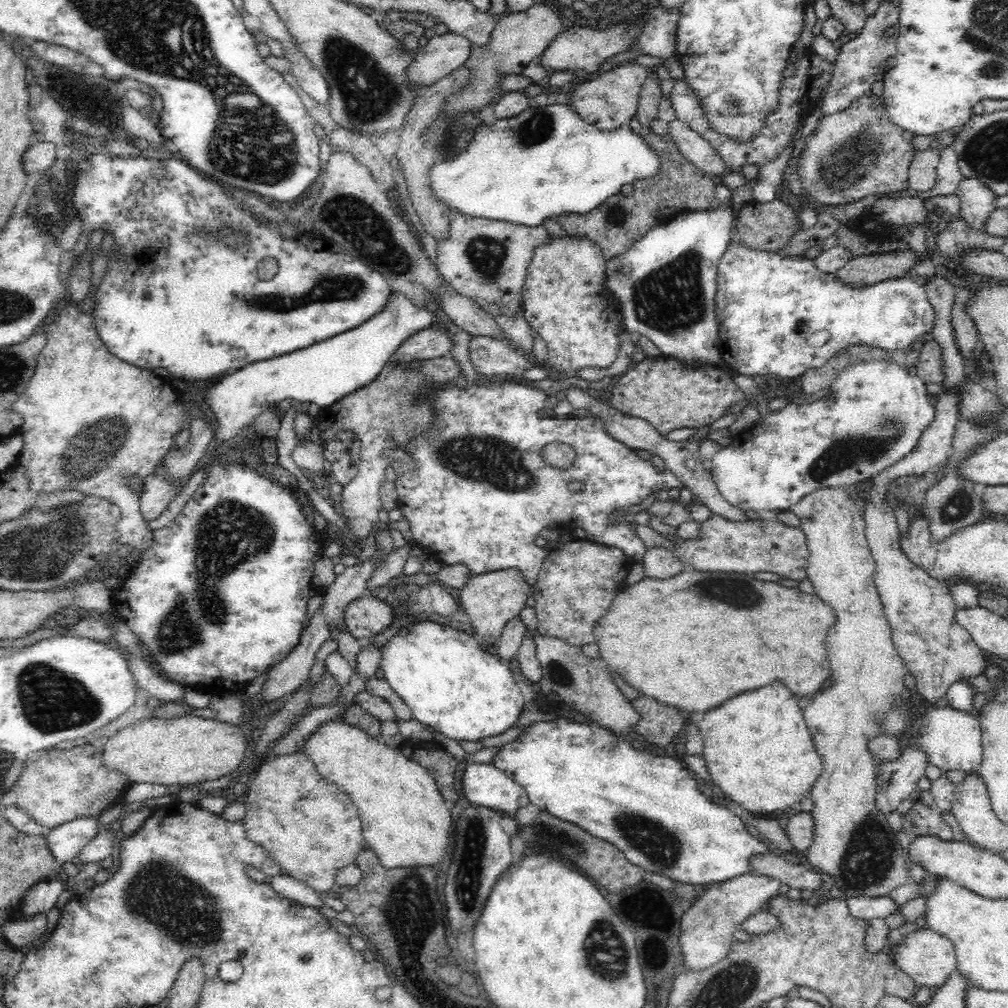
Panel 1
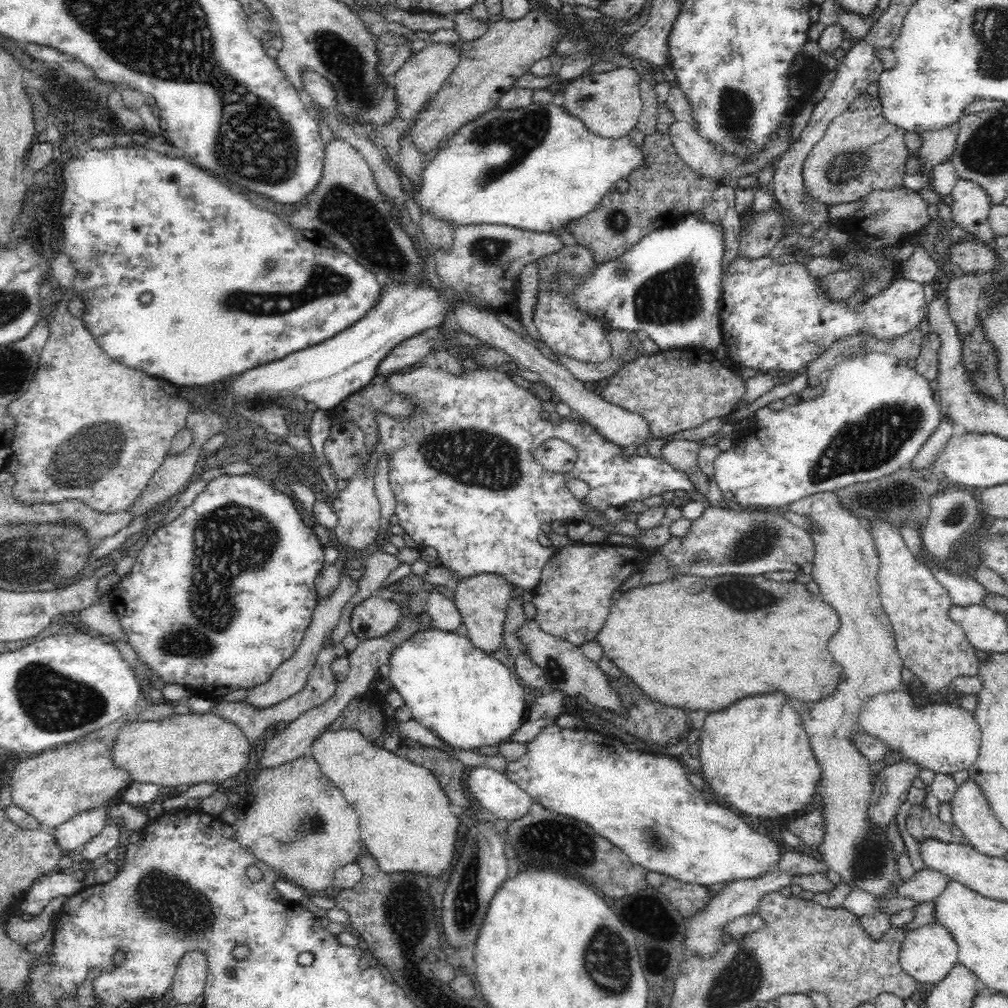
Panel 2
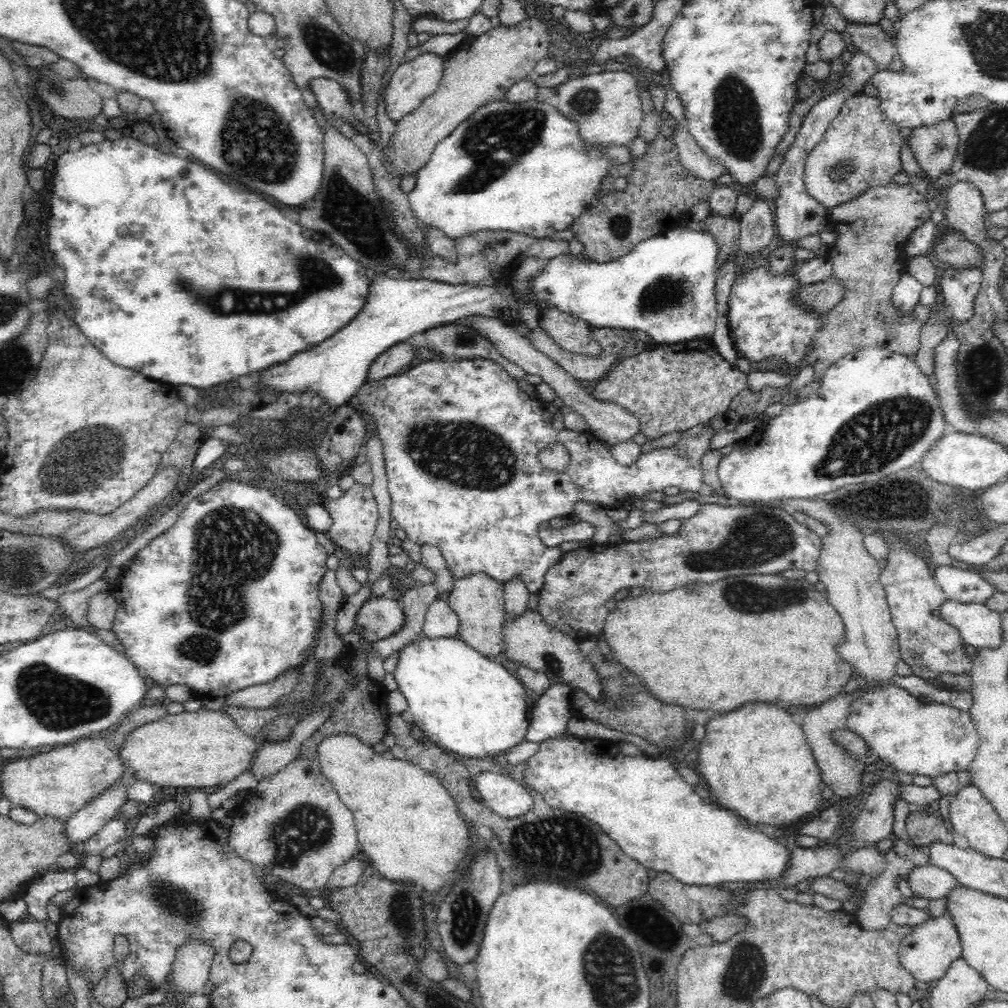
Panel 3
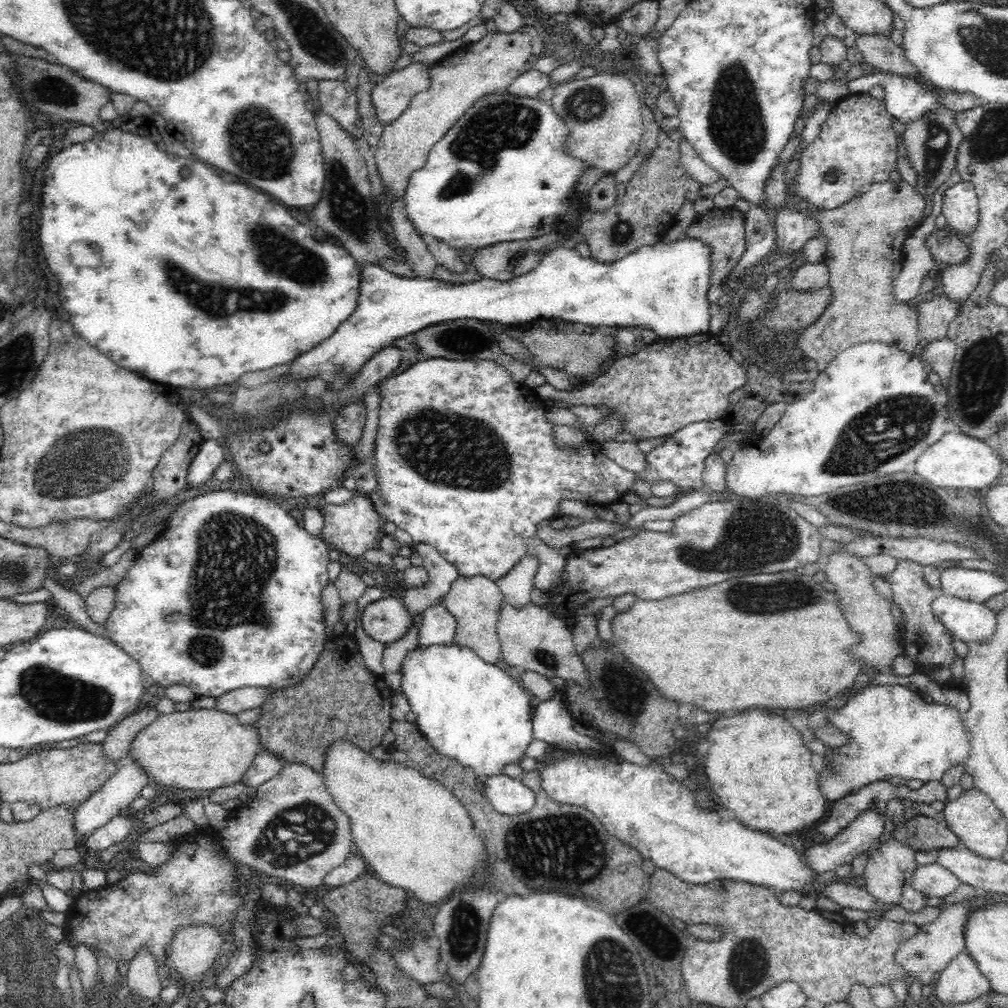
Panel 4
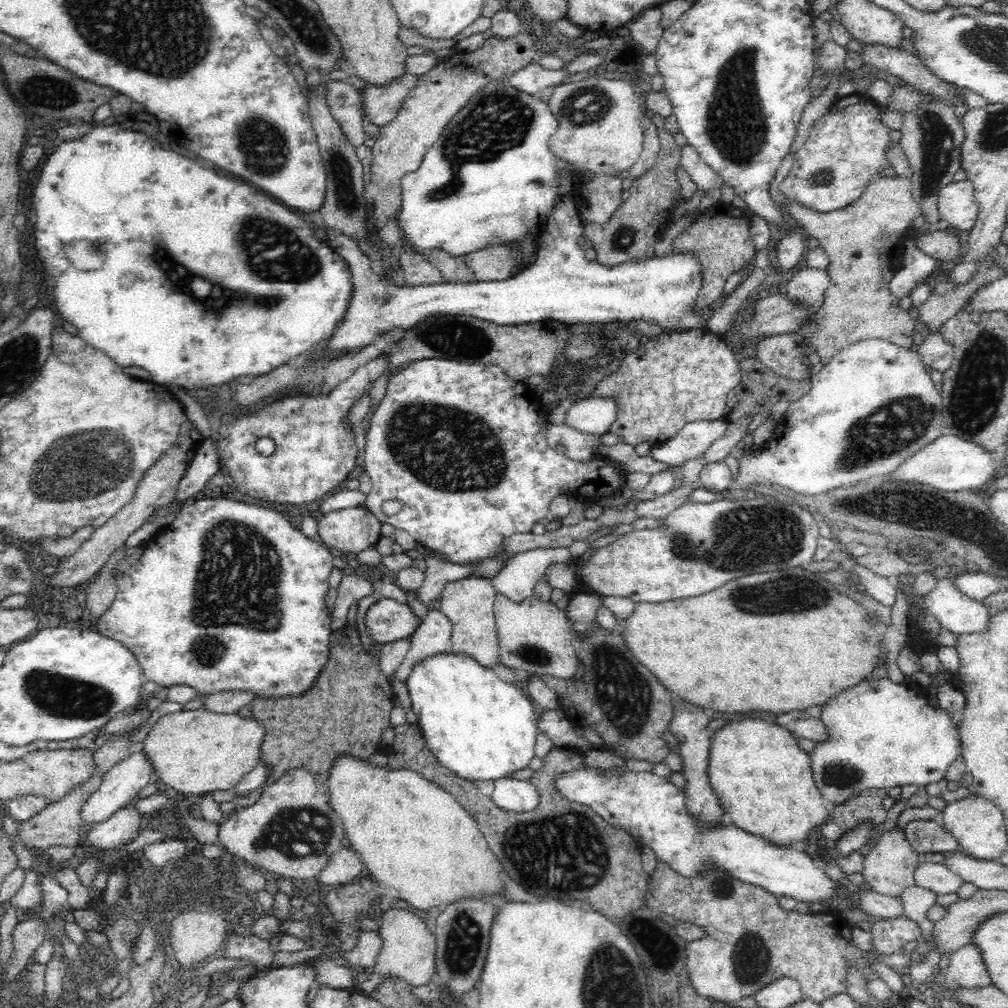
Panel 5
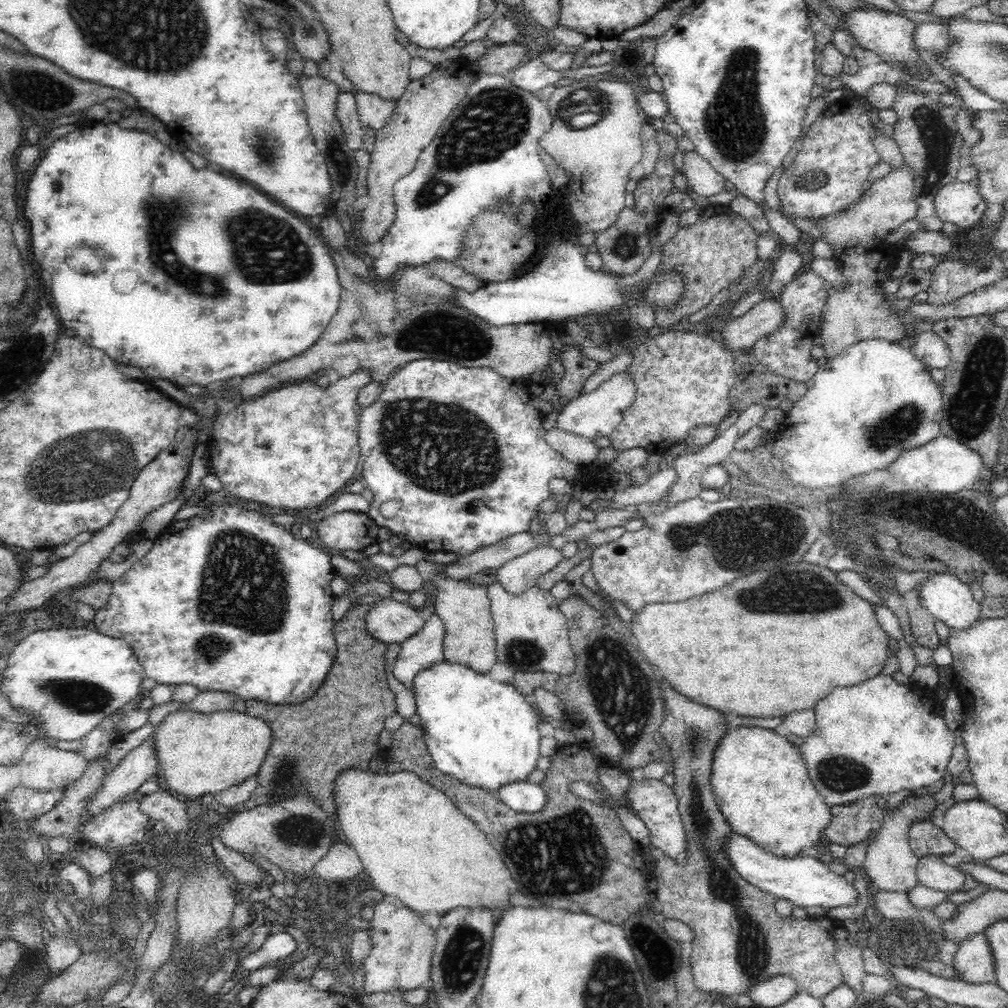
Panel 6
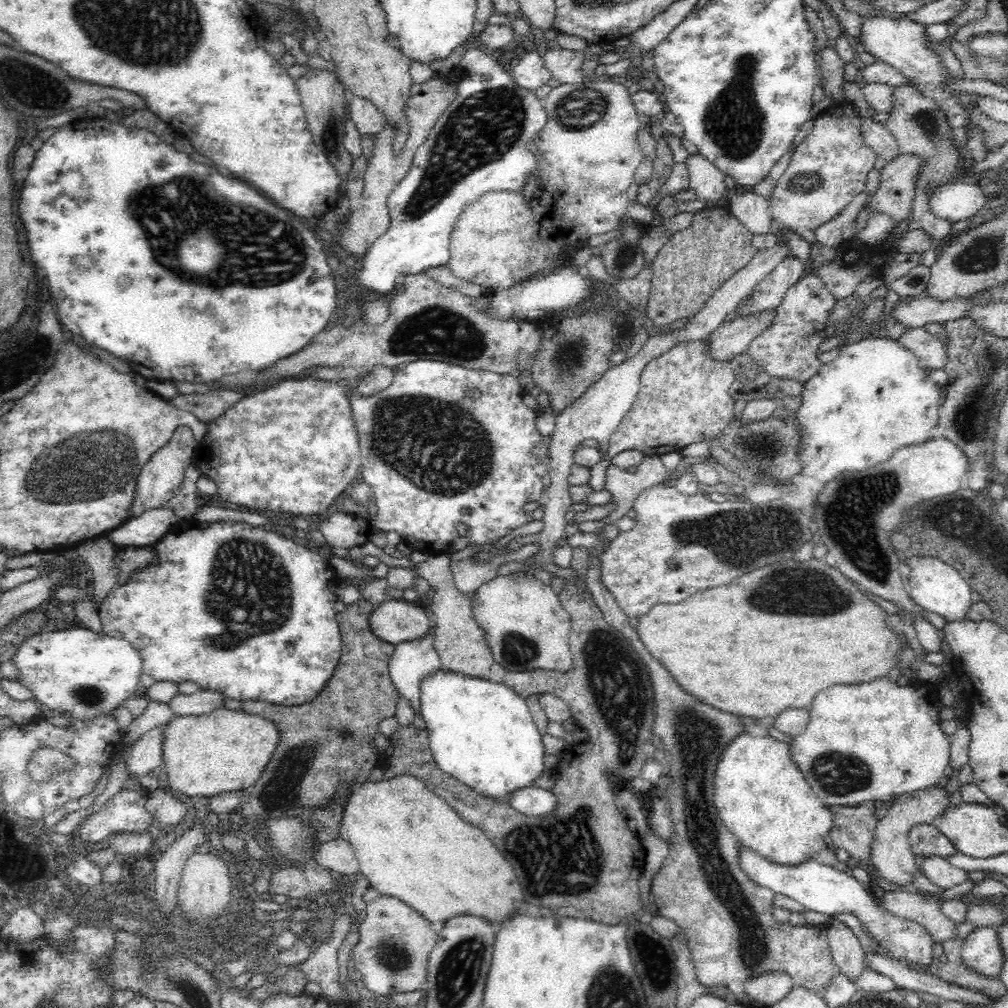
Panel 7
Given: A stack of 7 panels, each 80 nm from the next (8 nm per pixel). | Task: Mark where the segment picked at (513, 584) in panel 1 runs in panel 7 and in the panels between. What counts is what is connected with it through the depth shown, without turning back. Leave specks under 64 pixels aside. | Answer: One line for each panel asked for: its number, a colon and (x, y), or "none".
2: (482, 599)
3: (478, 600)
4: (475, 601)
5: (468, 603)
6: (464, 607)
7: (460, 641)

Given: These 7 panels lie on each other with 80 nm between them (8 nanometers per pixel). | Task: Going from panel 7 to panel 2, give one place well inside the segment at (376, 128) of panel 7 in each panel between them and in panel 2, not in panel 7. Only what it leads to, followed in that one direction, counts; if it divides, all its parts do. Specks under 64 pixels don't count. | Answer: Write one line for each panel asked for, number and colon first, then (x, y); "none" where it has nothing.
2: (423, 74)
3: (415, 79)
4: (390, 98)
5: (381, 103)
6: (375, 111)

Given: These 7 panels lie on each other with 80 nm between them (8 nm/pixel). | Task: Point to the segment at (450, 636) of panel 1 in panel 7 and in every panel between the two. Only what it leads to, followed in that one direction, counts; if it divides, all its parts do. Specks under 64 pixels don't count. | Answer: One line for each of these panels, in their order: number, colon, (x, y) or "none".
2: (467, 698)
3: (464, 702)
4: (474, 713)
5: (476, 724)
6: (485, 733)
7: (480, 732)

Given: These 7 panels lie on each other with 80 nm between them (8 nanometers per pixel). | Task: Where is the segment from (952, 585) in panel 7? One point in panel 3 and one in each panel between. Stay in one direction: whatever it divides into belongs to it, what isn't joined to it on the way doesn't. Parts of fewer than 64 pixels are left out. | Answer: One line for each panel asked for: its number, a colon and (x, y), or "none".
3: (980, 627)
4: (969, 621)
5: (959, 614)
6: (943, 595)

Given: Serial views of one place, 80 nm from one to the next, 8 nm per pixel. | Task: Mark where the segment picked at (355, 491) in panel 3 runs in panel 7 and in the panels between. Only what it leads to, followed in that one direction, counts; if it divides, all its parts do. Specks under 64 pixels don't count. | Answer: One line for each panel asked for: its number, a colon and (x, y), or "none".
4: (351, 527)
5: (353, 529)
6: (343, 531)
7: (342, 530)

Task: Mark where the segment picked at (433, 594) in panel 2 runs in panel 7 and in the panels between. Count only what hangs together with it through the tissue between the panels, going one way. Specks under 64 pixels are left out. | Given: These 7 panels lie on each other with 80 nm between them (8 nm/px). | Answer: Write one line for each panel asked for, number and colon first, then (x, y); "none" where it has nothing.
3: (441, 621)
4: (438, 626)
5: (433, 636)
6: (425, 648)
7: (412, 660)

